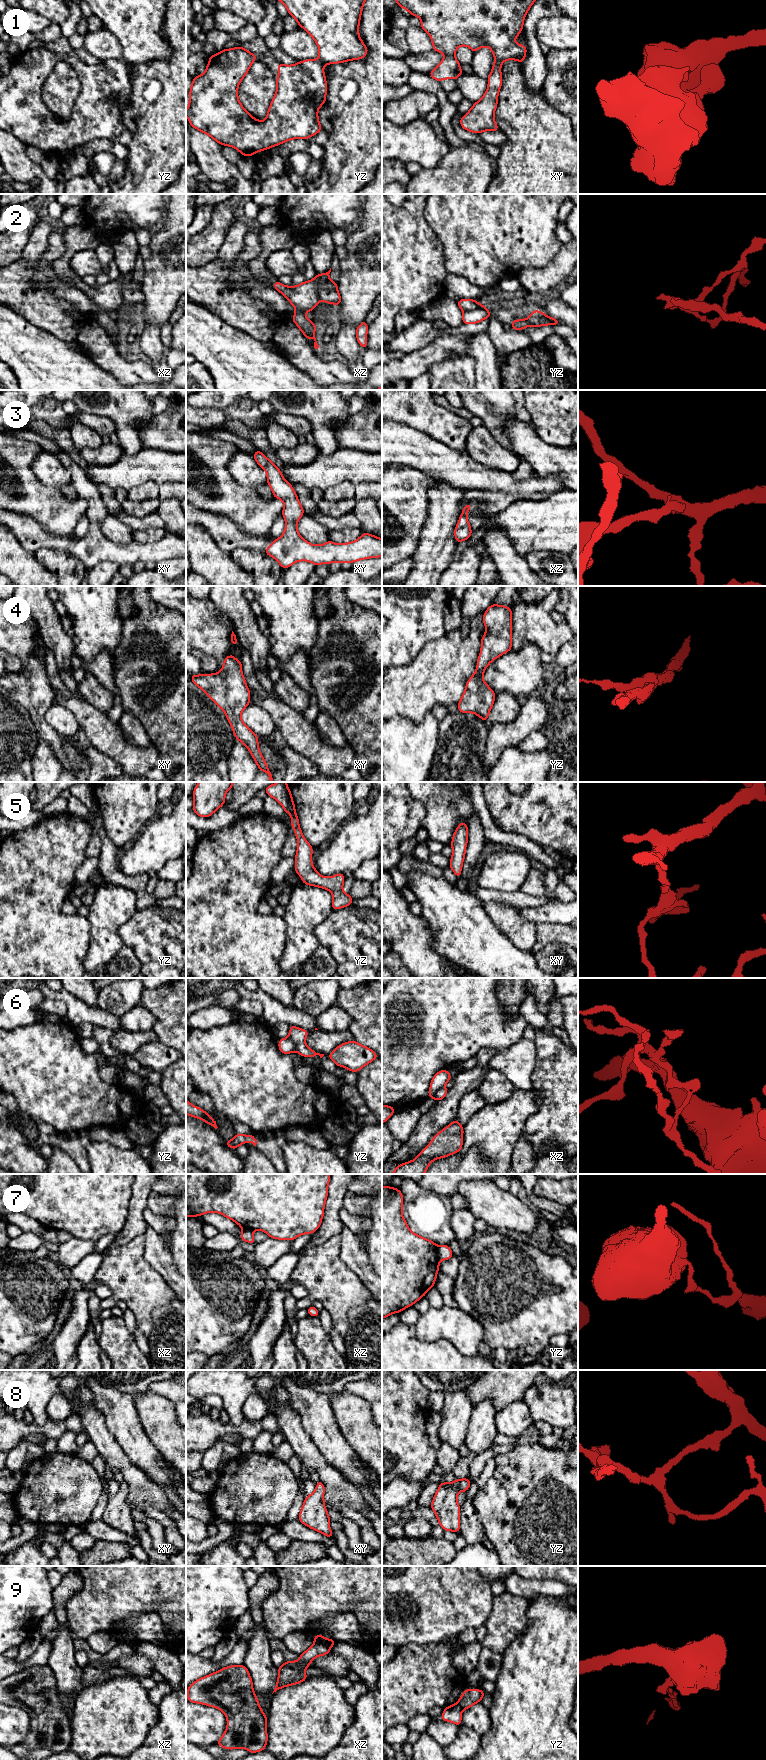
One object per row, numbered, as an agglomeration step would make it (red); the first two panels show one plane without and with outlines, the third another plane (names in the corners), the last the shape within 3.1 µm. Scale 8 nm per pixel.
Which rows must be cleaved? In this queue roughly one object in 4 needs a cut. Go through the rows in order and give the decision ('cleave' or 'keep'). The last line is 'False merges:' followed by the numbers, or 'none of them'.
1: cleave
2: cleave
3: keep
4: keep
5: keep
6: cleave
7: cleave
8: keep
9: cleave
False merges: 1, 2, 6, 7, 9

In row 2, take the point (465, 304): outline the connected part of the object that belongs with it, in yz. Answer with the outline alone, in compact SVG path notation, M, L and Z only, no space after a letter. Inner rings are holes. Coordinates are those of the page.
M461 299L457 301L457 304L462 311L473 310L476 307L484 307L483 304L480 304L476 300L473 300L473 299Z

